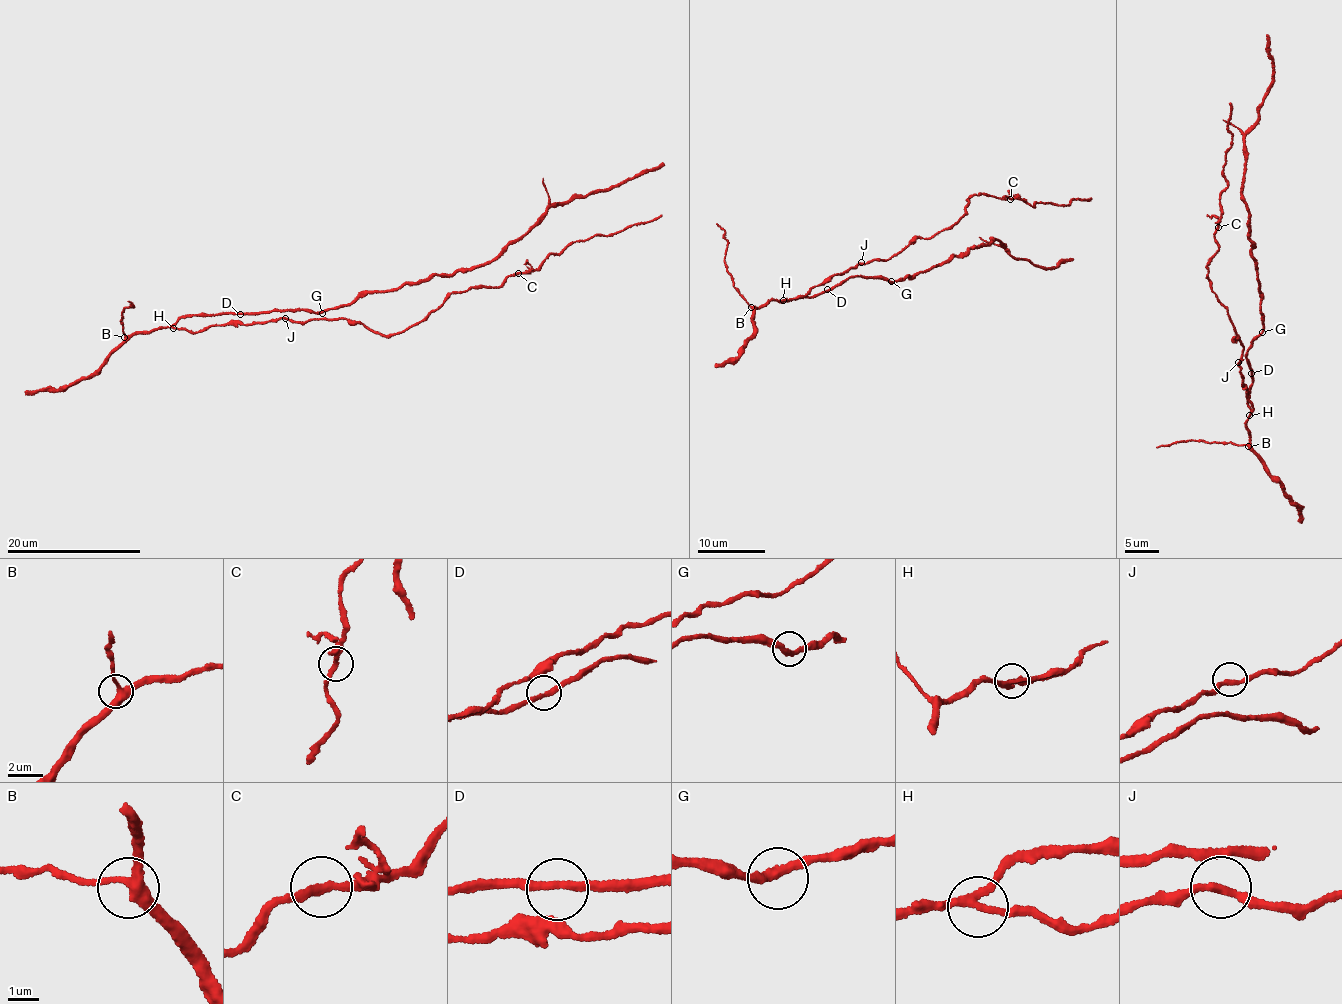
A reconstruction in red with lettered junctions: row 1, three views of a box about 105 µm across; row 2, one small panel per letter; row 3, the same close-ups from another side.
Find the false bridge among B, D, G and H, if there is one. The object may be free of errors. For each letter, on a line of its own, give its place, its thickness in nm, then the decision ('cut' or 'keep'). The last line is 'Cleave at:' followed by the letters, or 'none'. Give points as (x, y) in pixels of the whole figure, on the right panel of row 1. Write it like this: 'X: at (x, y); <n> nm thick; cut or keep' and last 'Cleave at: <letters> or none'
B: at (1248, 446); 340 nm thick; keep
D: at (1251, 373); 260 nm thick; keep
G: at (1262, 332); 280 nm thick; keep
H: at (1249, 415); 200 nm thick; cut
Cleave at: H

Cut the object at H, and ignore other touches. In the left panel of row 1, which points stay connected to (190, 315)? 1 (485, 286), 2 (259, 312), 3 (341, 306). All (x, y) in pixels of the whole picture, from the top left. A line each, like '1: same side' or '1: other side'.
1: other side
2: same side
3: same side

